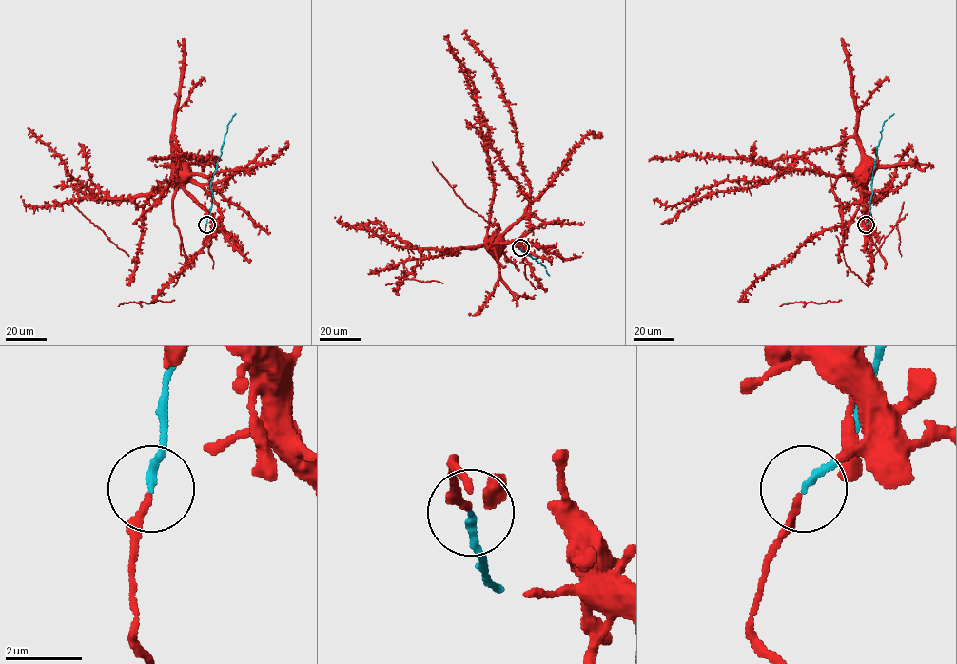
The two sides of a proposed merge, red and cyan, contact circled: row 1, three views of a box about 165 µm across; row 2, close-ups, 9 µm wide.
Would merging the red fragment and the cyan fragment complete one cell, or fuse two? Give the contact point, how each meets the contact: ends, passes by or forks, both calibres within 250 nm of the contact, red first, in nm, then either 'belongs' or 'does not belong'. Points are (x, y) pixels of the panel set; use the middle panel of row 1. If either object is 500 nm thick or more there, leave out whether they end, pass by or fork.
place (520, 247); red ends; cyan ends; calibres 180 and 190 nm; belongs

